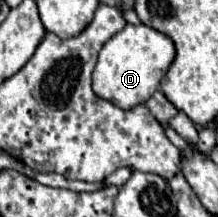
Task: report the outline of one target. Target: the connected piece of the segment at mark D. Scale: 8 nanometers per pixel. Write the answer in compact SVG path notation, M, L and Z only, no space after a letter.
M127 23L99 51L99 61L93 71L93 91L101 99L107 99L113 105L127 111L139 103L145 103L157 91L159 81L167 73L173 59L175 45L165 33L143 23L141 25Z

